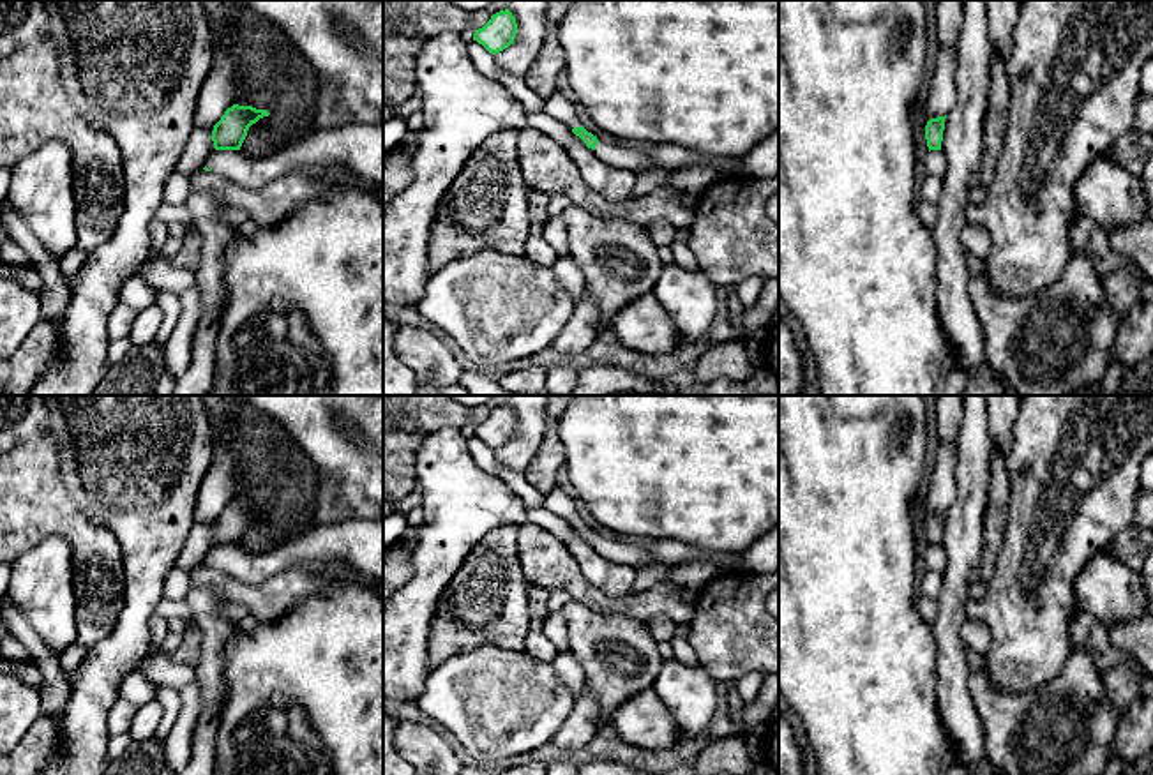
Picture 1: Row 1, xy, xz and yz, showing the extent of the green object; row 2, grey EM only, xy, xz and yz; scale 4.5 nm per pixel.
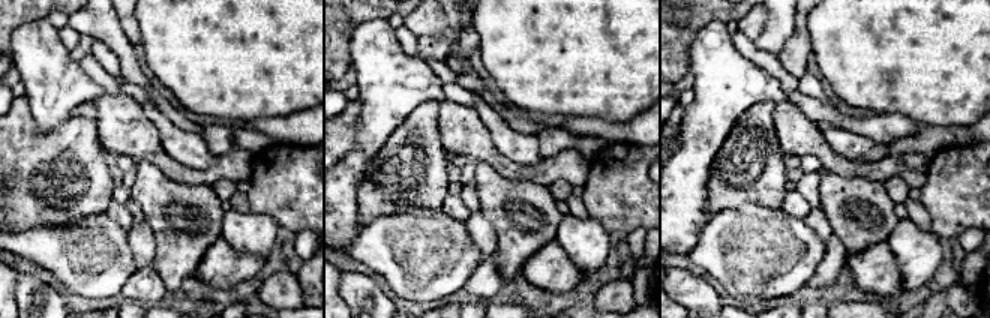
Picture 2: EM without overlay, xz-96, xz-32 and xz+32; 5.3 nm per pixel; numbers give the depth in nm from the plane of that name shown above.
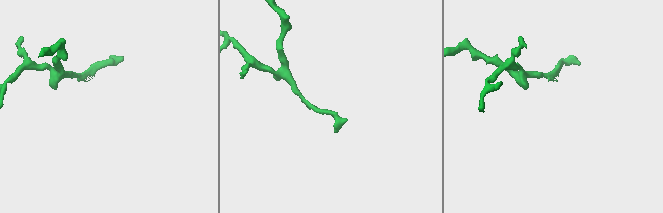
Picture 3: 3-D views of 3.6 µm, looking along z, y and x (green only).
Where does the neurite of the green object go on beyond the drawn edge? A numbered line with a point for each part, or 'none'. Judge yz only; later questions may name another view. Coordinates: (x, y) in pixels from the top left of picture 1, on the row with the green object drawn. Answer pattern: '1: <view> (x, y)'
none

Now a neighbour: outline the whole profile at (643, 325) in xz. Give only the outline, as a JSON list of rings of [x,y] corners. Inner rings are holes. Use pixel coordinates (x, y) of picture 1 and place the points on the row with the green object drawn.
[[[653,293],[643,295],[618,311],[609,330],[627,348],[648,355],[664,355],[678,348],[676,327]]]

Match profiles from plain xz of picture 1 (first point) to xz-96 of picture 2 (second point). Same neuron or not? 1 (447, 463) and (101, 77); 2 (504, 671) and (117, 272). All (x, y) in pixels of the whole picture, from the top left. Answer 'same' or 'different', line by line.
1: different
2: same

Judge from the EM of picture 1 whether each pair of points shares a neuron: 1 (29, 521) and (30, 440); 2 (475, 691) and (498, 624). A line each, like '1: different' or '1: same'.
1: same
2: different

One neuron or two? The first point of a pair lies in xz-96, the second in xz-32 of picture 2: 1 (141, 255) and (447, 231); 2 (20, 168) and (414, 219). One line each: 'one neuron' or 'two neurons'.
1: two neurons
2: two neurons

